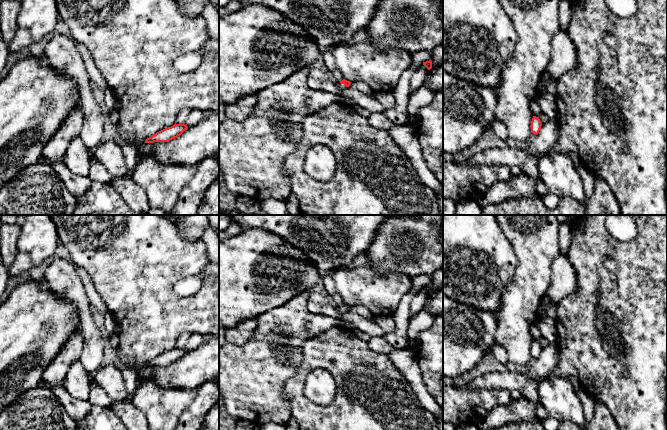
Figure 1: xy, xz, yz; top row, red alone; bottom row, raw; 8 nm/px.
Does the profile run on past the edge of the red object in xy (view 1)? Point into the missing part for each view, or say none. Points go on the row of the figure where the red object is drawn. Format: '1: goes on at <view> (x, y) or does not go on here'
1: does not go on here

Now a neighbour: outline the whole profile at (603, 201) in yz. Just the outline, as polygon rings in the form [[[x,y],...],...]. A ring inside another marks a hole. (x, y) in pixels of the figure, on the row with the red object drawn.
[[[596,177],[594,192],[583,205],[585,215],[621,215],[618,200],[603,178]]]

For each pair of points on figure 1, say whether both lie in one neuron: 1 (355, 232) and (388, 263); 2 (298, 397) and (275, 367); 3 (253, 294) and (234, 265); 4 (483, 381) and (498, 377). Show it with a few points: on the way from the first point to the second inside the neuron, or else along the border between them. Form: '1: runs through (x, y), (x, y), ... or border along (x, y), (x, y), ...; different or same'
1: border along (379, 230), (363, 253); different
2: border along (300, 362), (296, 373), (285, 384), (283, 396); different
3: runs through (248, 287), (234, 272); same
4: runs through (487, 380), (494, 380); same

